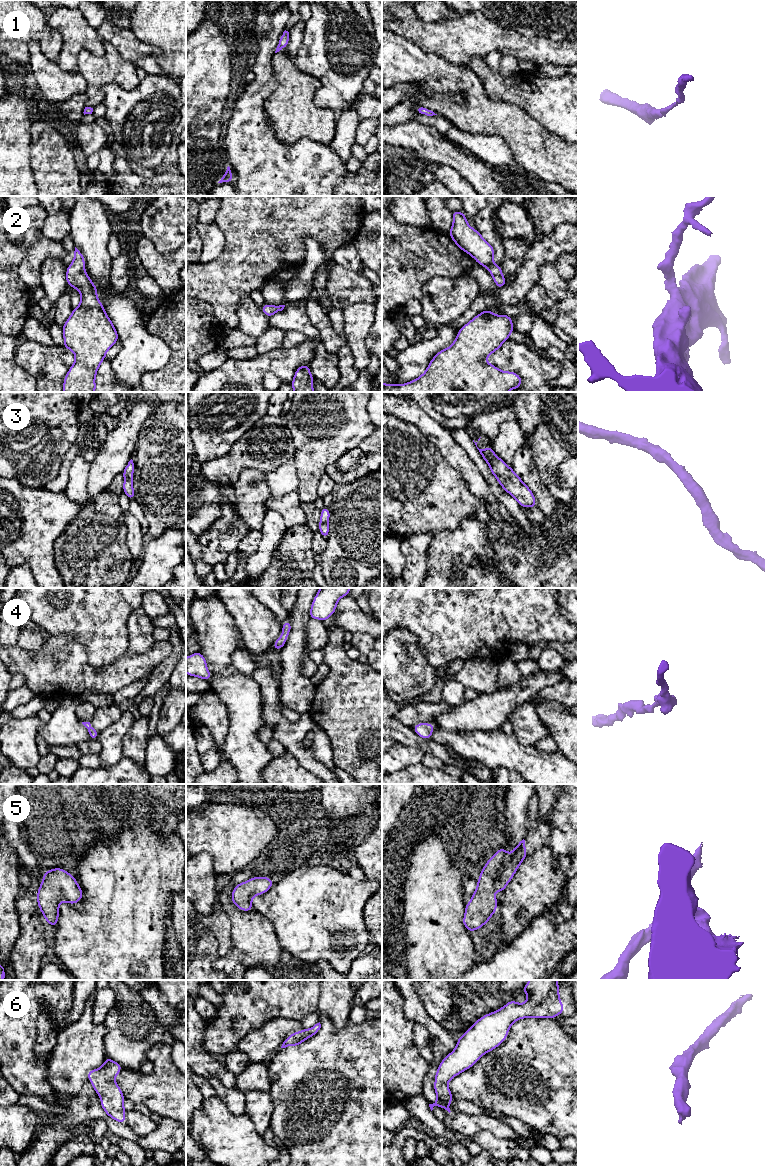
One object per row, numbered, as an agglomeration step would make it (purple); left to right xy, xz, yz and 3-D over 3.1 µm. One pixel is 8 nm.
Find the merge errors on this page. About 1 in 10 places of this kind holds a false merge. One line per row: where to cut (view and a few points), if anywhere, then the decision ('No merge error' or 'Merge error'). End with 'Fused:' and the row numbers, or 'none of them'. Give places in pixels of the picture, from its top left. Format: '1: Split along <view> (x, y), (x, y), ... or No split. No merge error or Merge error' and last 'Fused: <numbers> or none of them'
1: No split. No merge error
2: No split. No merge error
3: No split. No merge error
4: No split. No merge error
5: No split. No merge error
6: No split. No merge error
Fused: none of them

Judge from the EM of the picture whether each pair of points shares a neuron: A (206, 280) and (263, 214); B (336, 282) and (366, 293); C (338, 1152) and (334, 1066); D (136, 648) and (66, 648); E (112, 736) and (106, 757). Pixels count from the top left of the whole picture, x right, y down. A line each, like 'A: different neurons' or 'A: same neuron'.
A: same neuron
B: same neuron
C: same neuron
D: different neurons
E: same neuron

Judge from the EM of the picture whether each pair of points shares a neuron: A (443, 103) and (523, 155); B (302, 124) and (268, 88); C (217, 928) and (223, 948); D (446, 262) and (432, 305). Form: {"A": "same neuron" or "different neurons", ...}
{"A": "same neuron", "B": "different neurons", "C": "same neuron", "D": "different neurons"}

